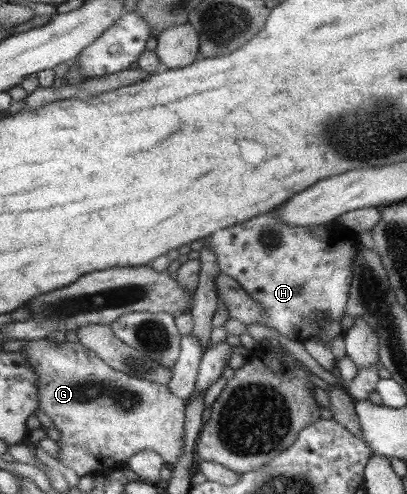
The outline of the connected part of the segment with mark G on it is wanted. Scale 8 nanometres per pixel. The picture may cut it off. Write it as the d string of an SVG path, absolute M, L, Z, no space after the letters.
M45 337L44 339L29 340L28 342L28 346L21 350L20 353L28 360L31 370L35 371L39 377L40 409L51 417L54 422L54 427L61 433L61 437L57 441L57 444L59 444L59 457L55 457L60 463L63 463L69 469L73 469L75 473L83 477L87 475L95 476L97 473L106 473L111 469L126 465L132 455L145 449L159 453L161 458L166 461L167 466L173 466L179 461L181 451L183 451L183 435L185 435L184 423L187 406L186 403L183 402L183 399L178 399L175 395L172 395L167 386L145 379L138 379L137 377L129 376L121 371L112 369L105 361L102 361L93 351L87 350L80 342L67 342L59 346Z

